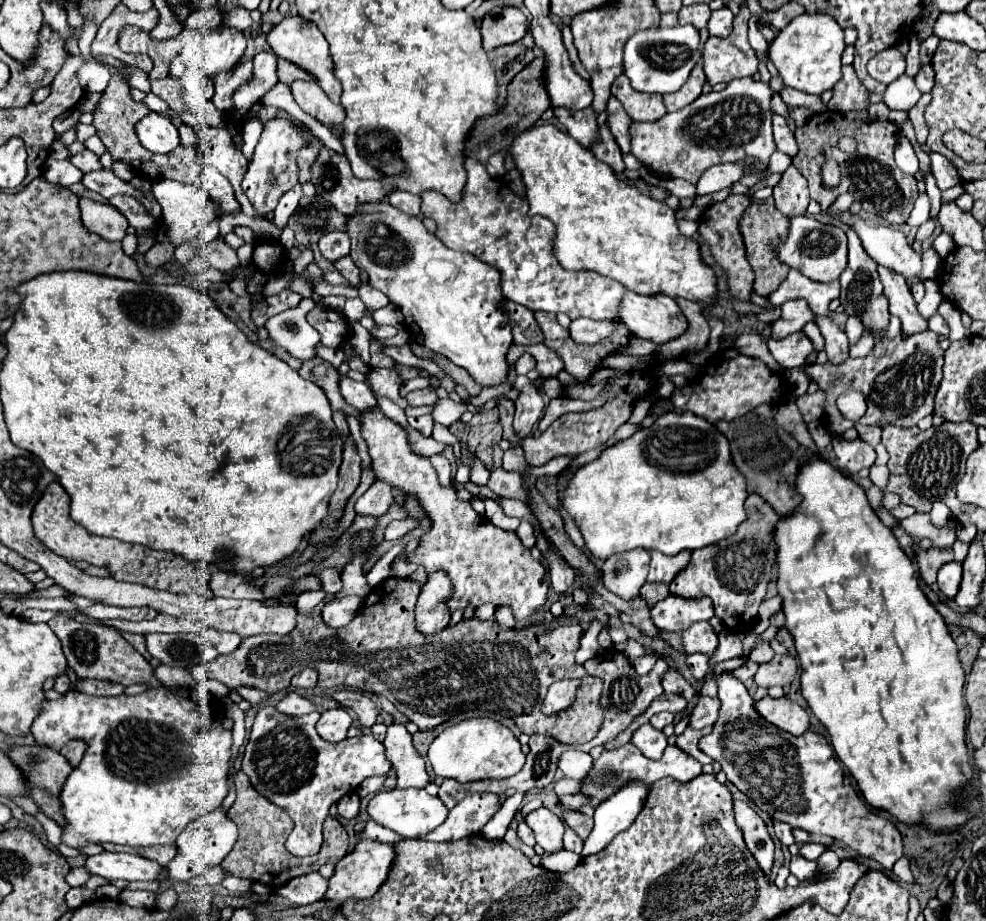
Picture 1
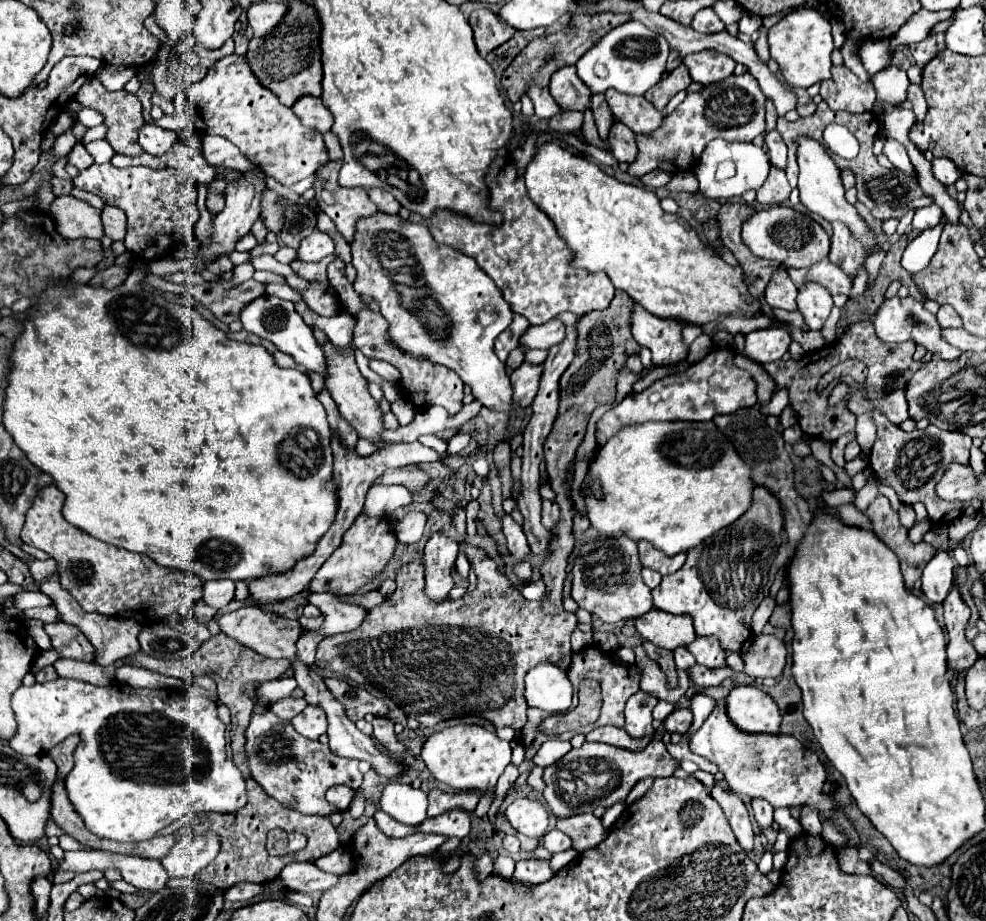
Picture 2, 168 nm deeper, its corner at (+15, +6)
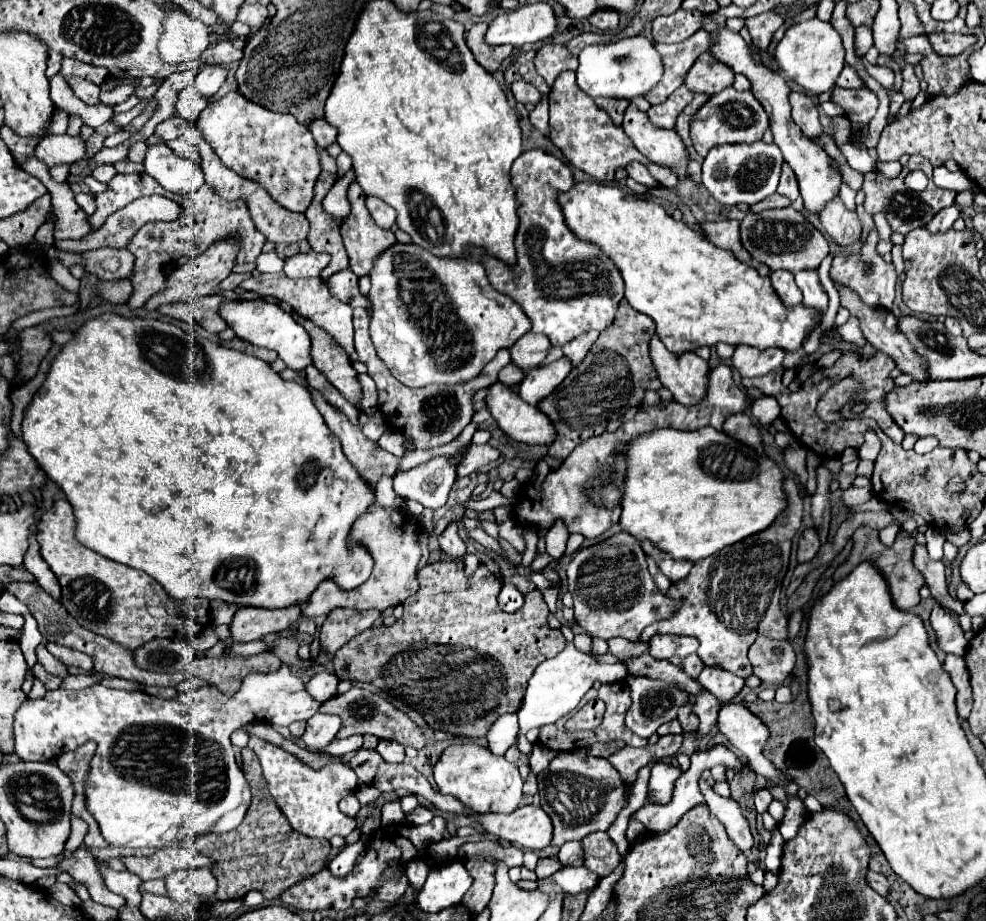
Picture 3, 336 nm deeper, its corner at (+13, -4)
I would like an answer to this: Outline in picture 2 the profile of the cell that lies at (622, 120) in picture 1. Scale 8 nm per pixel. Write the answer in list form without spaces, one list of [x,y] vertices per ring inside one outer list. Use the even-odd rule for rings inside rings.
[[[613,120],[613,126],[609,130],[609,148],[611,154],[619,160],[619,162],[633,162],[637,156],[637,146],[633,140],[633,132],[621,124],[619,120]]]

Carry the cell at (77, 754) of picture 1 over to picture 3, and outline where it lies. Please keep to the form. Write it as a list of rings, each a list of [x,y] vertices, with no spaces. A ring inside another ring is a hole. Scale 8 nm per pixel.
[[[87,742],[83,746],[79,746],[77,750],[65,752],[63,756],[57,758],[57,766],[71,778],[73,788],[75,788],[75,798],[73,798],[73,814],[83,818],[89,826],[97,824],[95,818],[91,816],[91,812],[85,806],[85,780],[87,780],[87,770],[89,770],[89,762],[95,754],[95,742]]]

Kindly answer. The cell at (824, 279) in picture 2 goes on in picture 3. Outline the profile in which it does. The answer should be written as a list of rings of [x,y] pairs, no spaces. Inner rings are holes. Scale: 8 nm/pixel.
[[[873,228],[867,236],[867,242],[863,244],[863,248],[857,254],[841,254],[835,256],[833,266],[831,266],[831,278],[839,284],[849,286],[851,290],[855,290],[863,302],[873,304],[873,306],[883,306],[883,308],[891,308],[893,300],[895,300],[895,284],[897,284],[897,272],[893,268],[893,264],[883,262],[883,258],[877,254],[875,246],[879,242],[879,232],[877,228]]]

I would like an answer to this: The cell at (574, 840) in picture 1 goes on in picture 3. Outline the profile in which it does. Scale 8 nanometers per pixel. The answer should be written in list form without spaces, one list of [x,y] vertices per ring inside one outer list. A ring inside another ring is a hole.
[[[567,842],[559,850],[559,862],[563,866],[583,866],[583,844]]]

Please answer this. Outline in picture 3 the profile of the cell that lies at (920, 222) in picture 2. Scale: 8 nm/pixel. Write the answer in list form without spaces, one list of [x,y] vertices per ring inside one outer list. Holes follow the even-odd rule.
[[[953,204],[953,206],[949,206],[949,208],[943,208],[941,212],[937,212],[935,216],[933,216],[933,220],[927,224],[927,228],[929,228],[929,232],[945,232],[945,230],[949,230],[951,226],[953,226],[953,222],[959,218],[959,214],[961,214],[961,210],[959,210],[959,206],[957,204]]]

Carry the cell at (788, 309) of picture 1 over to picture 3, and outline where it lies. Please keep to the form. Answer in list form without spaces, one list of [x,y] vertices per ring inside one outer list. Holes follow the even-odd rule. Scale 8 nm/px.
[[[777,270],[771,272],[771,284],[775,288],[775,292],[779,294],[779,298],[783,298],[783,304],[787,306],[795,306],[801,302],[801,290],[797,288],[793,274],[789,270]]]

